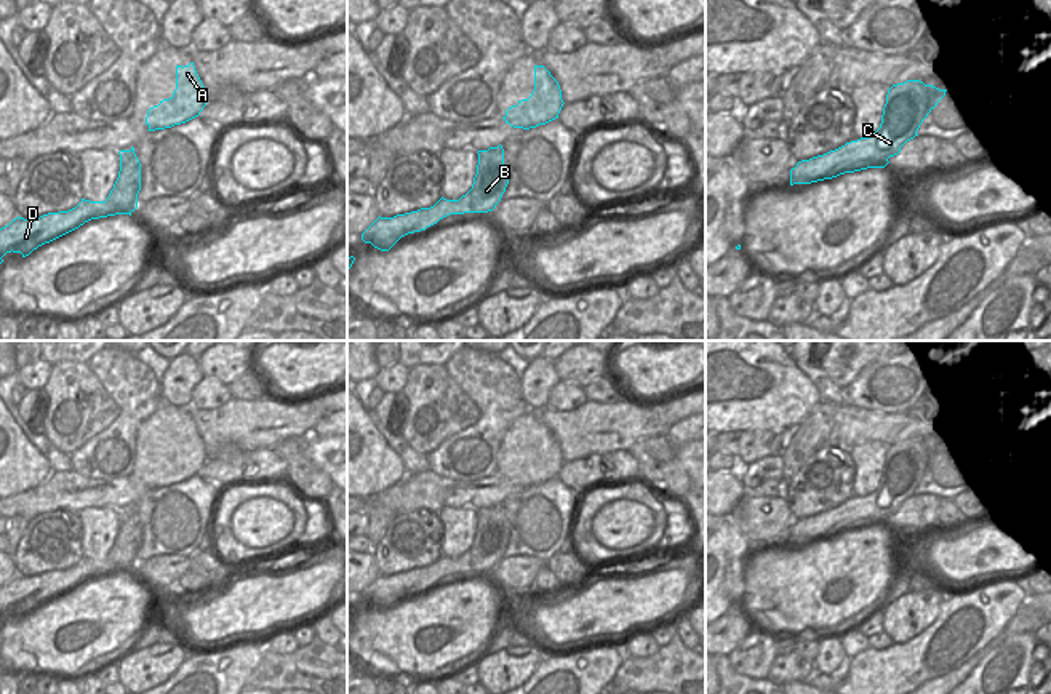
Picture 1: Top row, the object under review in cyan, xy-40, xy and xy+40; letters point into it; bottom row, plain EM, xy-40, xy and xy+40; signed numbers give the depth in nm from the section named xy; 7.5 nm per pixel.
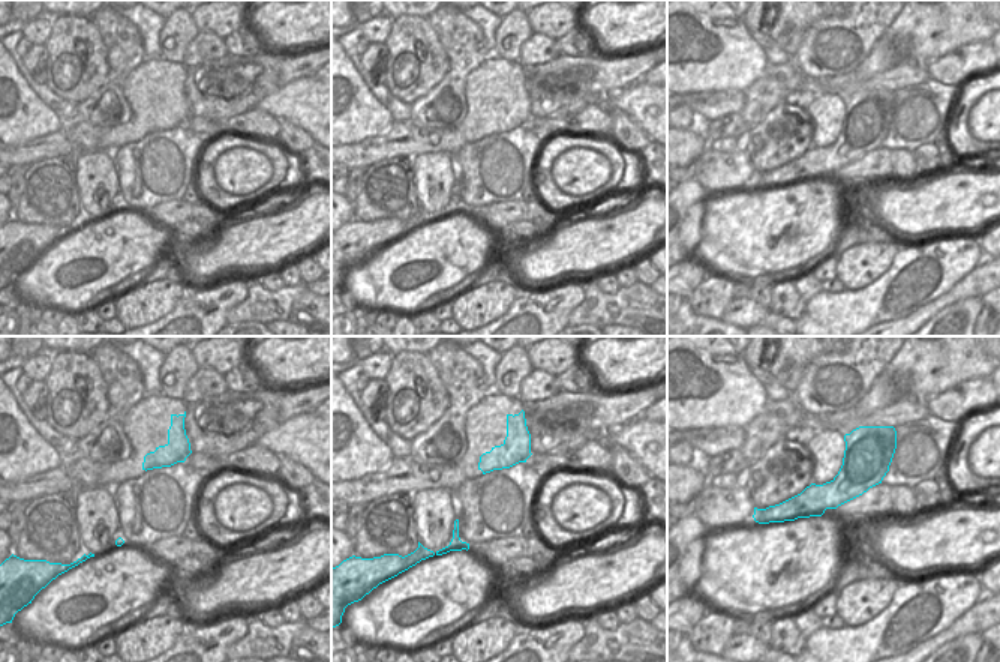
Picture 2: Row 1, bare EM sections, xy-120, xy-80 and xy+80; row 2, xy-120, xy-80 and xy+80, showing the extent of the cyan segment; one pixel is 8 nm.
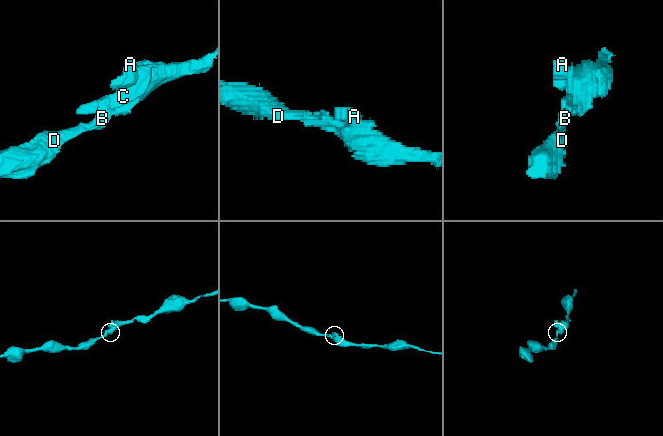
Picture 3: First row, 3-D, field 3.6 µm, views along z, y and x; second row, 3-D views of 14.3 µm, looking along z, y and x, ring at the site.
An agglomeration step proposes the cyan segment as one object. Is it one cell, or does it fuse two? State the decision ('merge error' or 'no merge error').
no merge error

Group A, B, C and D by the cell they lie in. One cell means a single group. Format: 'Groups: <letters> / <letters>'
Groups: A B C D

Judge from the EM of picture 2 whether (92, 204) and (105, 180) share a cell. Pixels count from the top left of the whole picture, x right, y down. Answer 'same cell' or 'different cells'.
same cell

